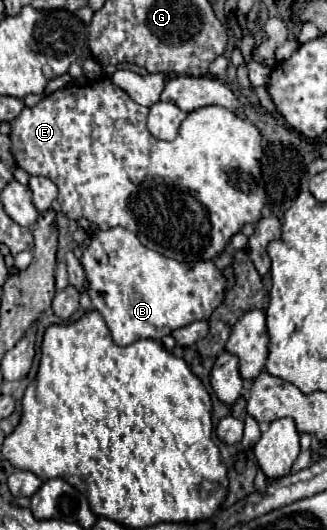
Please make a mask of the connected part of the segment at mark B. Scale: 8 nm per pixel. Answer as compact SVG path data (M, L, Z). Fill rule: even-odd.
M123 227L93 233L89 247L83 251L83 259L79 261L89 281L93 309L105 317L117 345L131 345L139 339L161 339L193 321L205 321L221 303L225 293L225 279L213 263L177 263L173 259L165 259L163 255L157 255L155 251L149 251L145 245L141 245L141 241Z

